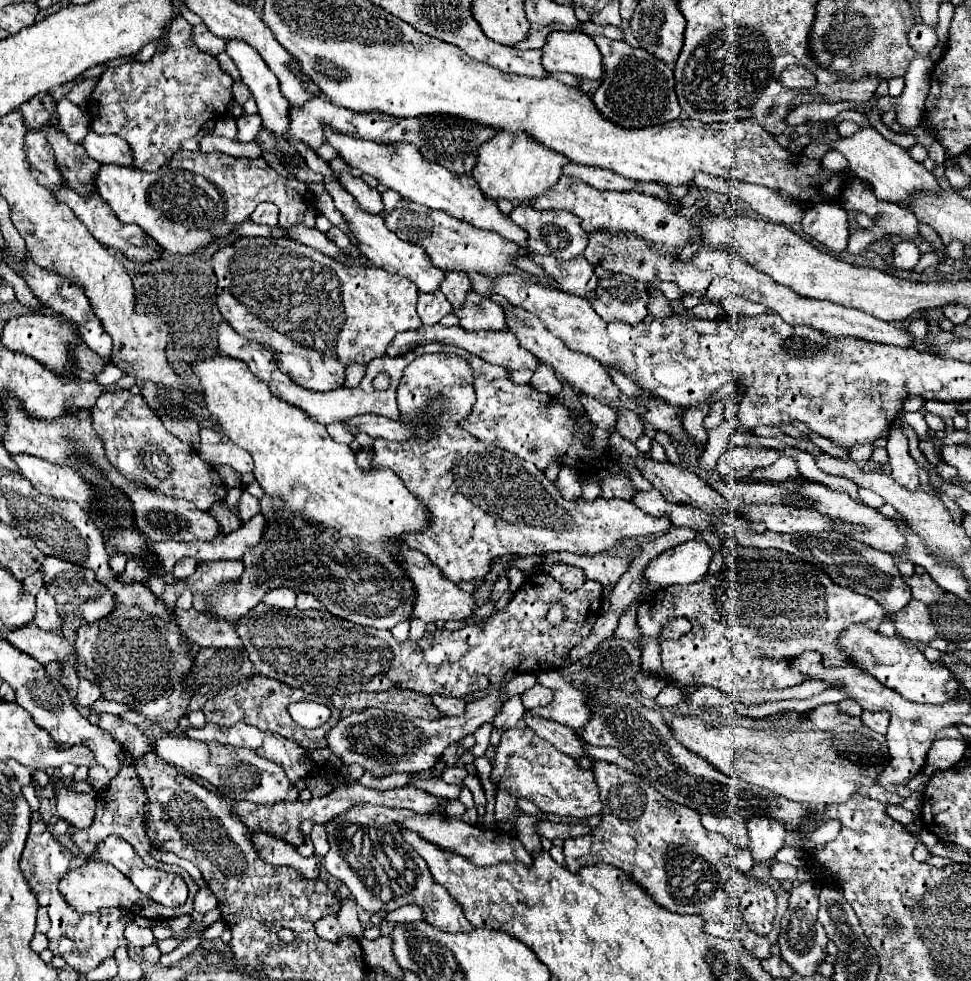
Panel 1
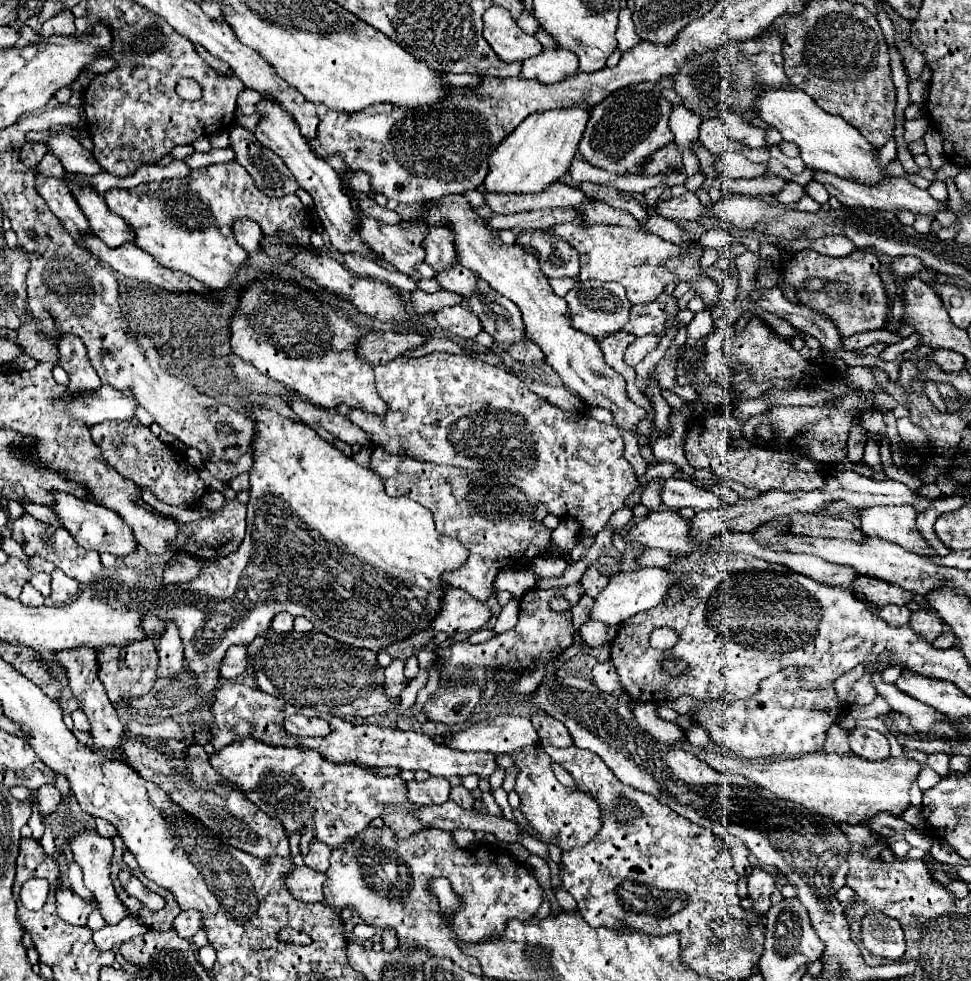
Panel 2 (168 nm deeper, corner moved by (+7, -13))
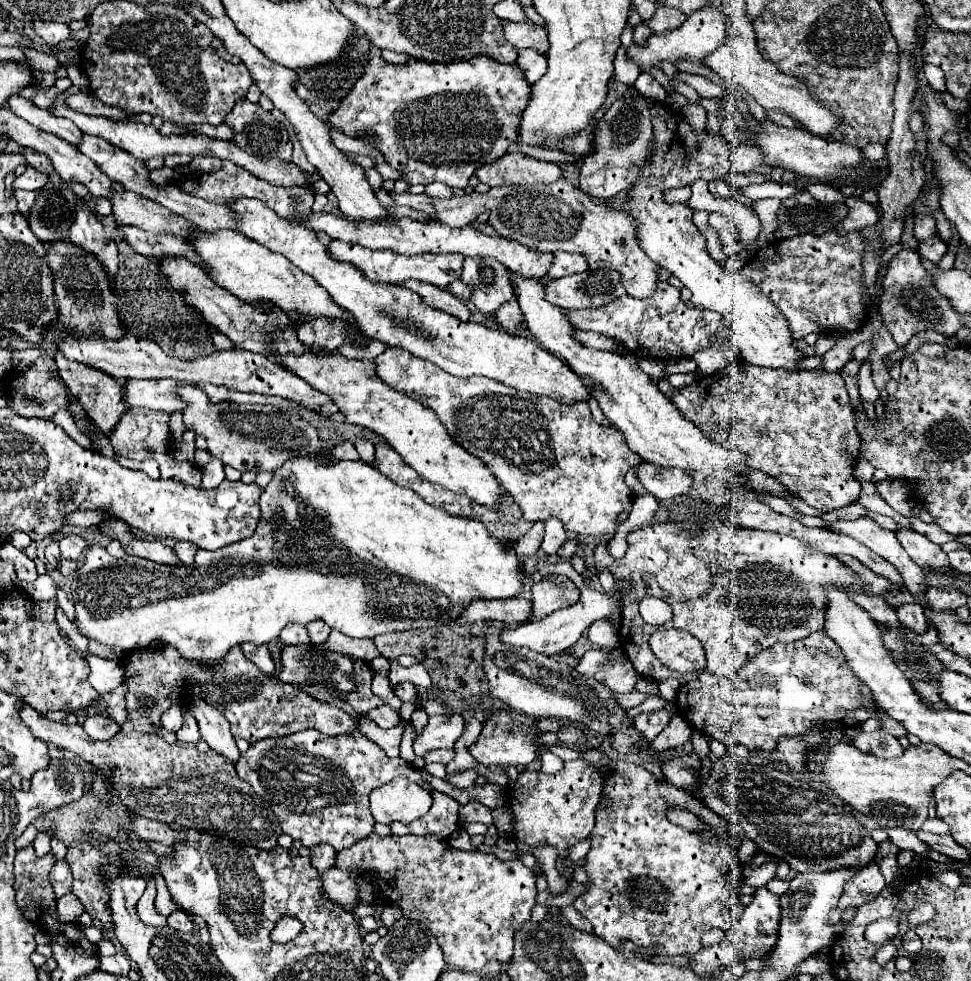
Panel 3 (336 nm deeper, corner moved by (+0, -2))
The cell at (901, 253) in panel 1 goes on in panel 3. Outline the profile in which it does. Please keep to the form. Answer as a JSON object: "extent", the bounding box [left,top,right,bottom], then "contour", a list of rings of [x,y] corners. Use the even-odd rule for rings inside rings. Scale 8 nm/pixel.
{"extent":[918,235,948,263],"contour":[[[934,235],[934,239],[922,241],[922,243],[918,245],[918,253],[920,253],[922,257],[930,259],[932,263],[938,263],[938,261],[944,257],[946,251],[948,251],[948,247],[944,245],[944,241],[942,241],[938,235]]]}

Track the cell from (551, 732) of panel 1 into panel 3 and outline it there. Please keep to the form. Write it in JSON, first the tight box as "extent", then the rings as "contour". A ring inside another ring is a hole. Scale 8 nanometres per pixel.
{"extent":[574,759,744,955],"contour":[[[612,759],[610,771],[604,773],[604,793],[596,809],[596,825],[592,829],[592,849],[586,855],[586,865],[584,865],[584,871],[590,875],[590,885],[586,885],[586,893],[574,901],[574,907],[592,923],[594,933],[614,949],[620,949],[624,941],[632,941],[636,947],[642,949],[642,953],[654,953],[654,955],[698,953],[702,946],[720,943],[724,933],[734,929],[740,921],[744,906],[739,894],[734,893],[736,879],[740,879],[738,877],[740,863],[734,857],[734,852],[737,852],[740,845],[741,838],[732,835],[726,823],[706,805],[702,805],[698,799],[676,789],[674,785],[668,785],[664,779],[662,781],[656,779],[640,765]],[[668,805],[680,805],[682,809],[696,813],[716,831],[716,835],[720,833],[720,837],[722,835],[734,837],[731,844],[710,845],[700,841],[698,833],[690,833],[684,827],[672,825],[666,819]]]}

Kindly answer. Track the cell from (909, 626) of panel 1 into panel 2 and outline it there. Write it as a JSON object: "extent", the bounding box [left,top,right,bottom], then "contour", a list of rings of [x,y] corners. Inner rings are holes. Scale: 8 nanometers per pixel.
{"extent":[907,610,941,642],"contour":[[[933,610],[913,612],[907,626],[917,630],[917,634],[921,634],[929,642],[933,642],[941,634],[941,620],[939,620],[939,616]]]}

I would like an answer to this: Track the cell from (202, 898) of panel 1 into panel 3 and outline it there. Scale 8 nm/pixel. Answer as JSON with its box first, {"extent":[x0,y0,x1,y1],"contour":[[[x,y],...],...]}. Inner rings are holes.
{"extent":[168,909,194,933],"contour":[[[178,909],[168,917],[168,927],[176,929],[176,931],[182,931],[182,933],[192,933],[194,923],[192,923],[192,917],[186,911]]]}

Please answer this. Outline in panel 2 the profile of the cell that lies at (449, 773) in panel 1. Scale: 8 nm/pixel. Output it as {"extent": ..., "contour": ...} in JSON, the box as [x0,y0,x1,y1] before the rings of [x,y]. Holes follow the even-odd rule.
{"extent":[449,786,473,808],"contour":[[[455,786],[455,788],[451,788],[451,794],[449,794],[449,800],[453,800],[453,802],[457,802],[459,806],[463,806],[463,808],[471,808],[473,806],[473,798],[471,798],[471,792],[467,790],[467,788],[463,788],[463,786]]]}

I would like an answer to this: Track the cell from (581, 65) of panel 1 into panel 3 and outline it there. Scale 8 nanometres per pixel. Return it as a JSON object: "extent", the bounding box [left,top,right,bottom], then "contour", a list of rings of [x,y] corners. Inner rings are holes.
{"extent":[516,49,548,85],"contour":[[[520,49],[518,51],[518,59],[516,65],[522,69],[524,79],[532,85],[536,83],[548,69],[548,61],[546,57],[542,57],[540,53],[536,53],[534,49]]]}

